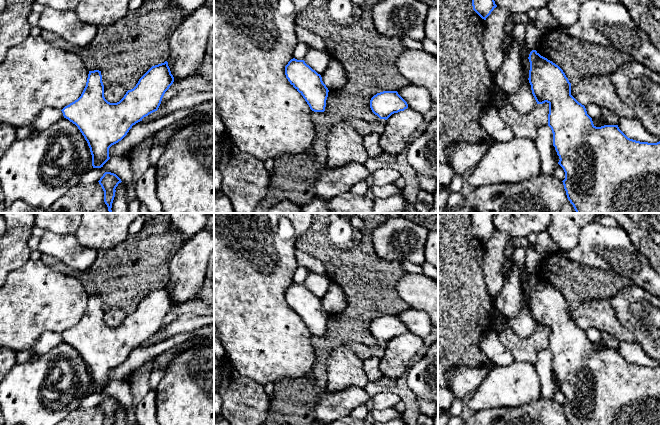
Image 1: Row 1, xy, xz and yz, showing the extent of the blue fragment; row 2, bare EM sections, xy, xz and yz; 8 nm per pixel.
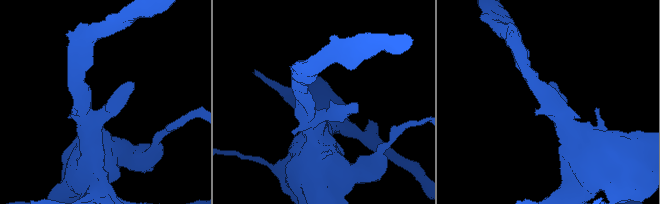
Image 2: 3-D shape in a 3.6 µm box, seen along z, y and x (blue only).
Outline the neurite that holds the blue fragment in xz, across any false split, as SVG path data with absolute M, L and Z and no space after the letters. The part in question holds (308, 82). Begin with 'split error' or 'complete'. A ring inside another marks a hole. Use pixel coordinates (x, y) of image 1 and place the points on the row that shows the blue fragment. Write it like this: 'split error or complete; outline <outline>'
complete; outline M291 59L285 66L285 75L290 84L303 96L310 109L324 112L328 97L328 88L322 77L304 60Z

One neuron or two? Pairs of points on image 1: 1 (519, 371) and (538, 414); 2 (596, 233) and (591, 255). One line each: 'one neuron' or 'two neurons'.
1: two neurons
2: one neuron

